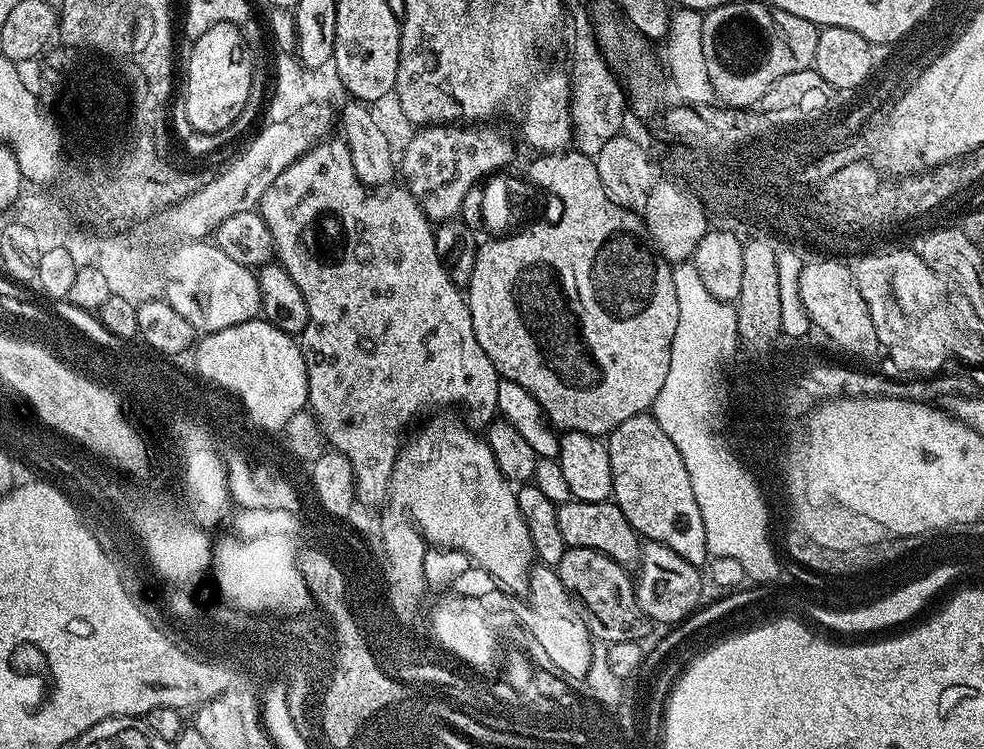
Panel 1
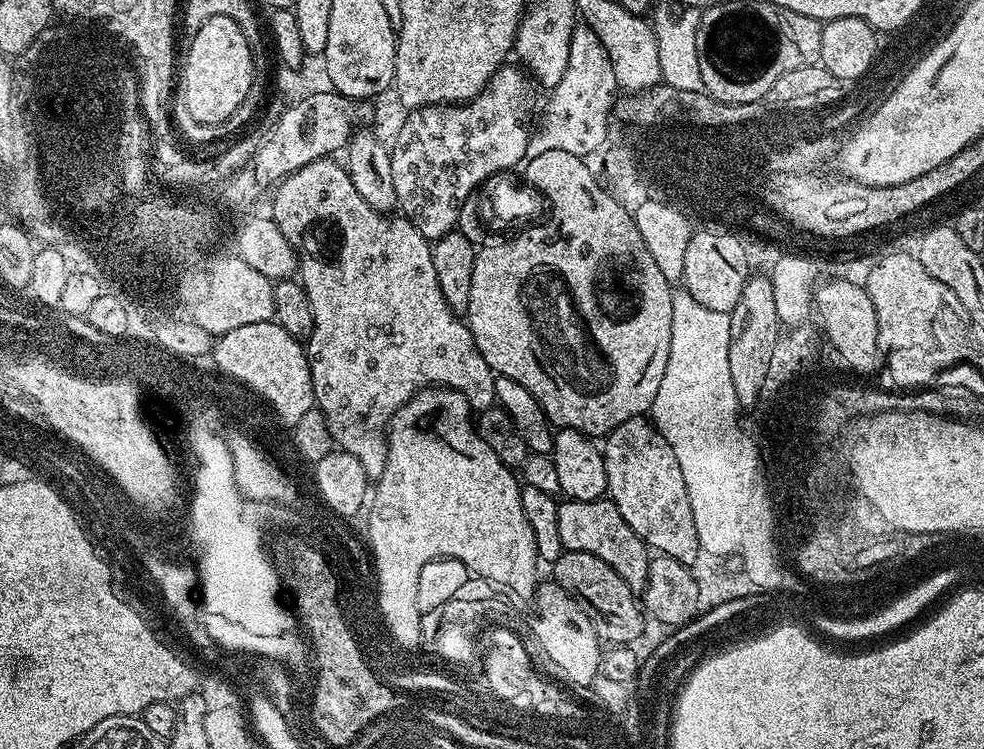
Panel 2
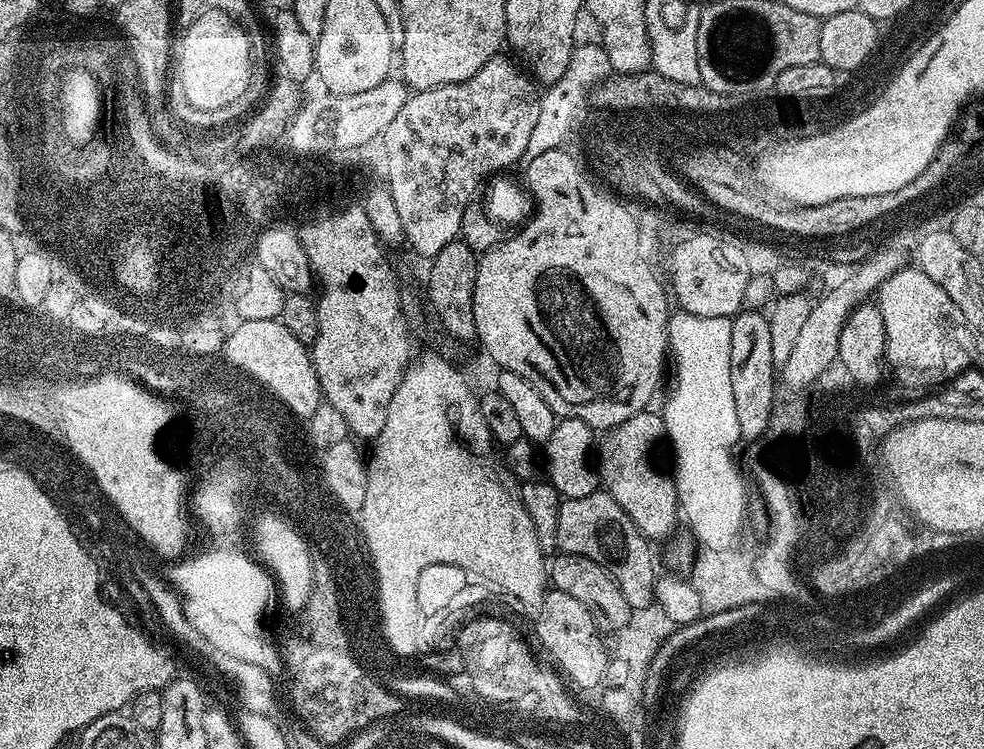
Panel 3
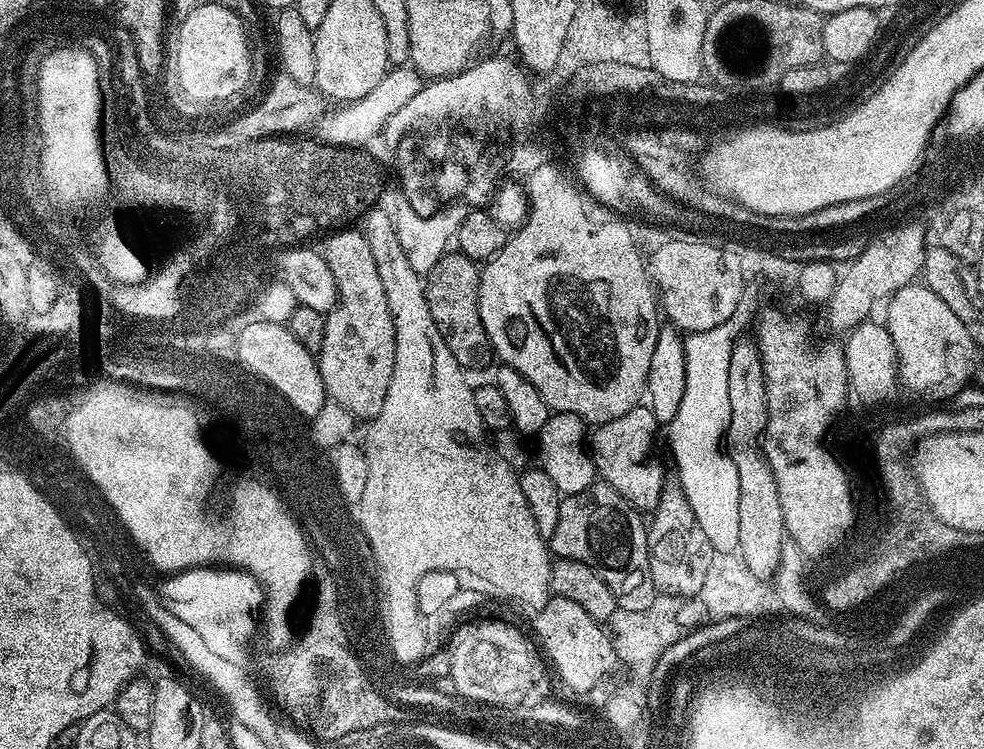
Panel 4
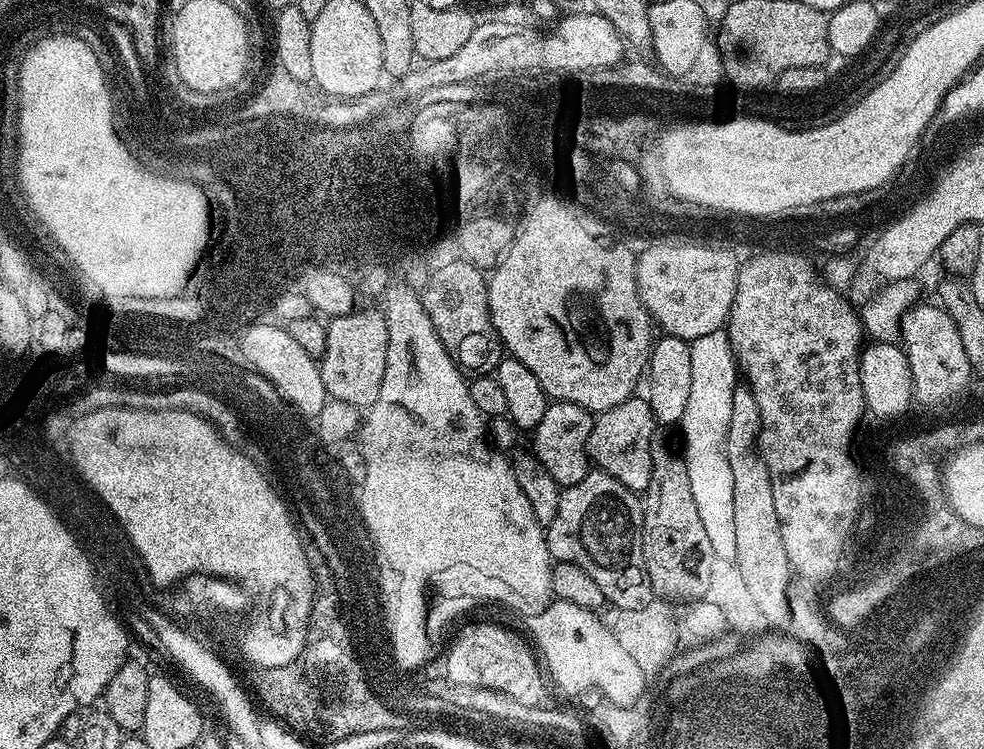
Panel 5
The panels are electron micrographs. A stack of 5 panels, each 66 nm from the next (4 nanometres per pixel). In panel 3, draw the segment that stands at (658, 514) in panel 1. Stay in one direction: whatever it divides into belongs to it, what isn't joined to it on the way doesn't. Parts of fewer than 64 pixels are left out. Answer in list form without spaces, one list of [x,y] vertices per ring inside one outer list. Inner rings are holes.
[[[652,411],[634,414],[634,418],[626,418],[626,422],[603,433],[604,441],[598,444],[598,475],[603,491],[609,492],[614,502],[630,514],[630,522],[638,526],[641,534],[649,541],[663,542],[677,531],[676,519],[679,521],[682,513],[675,479],[669,473],[667,476],[652,457],[652,451],[665,439],[663,415]]]

